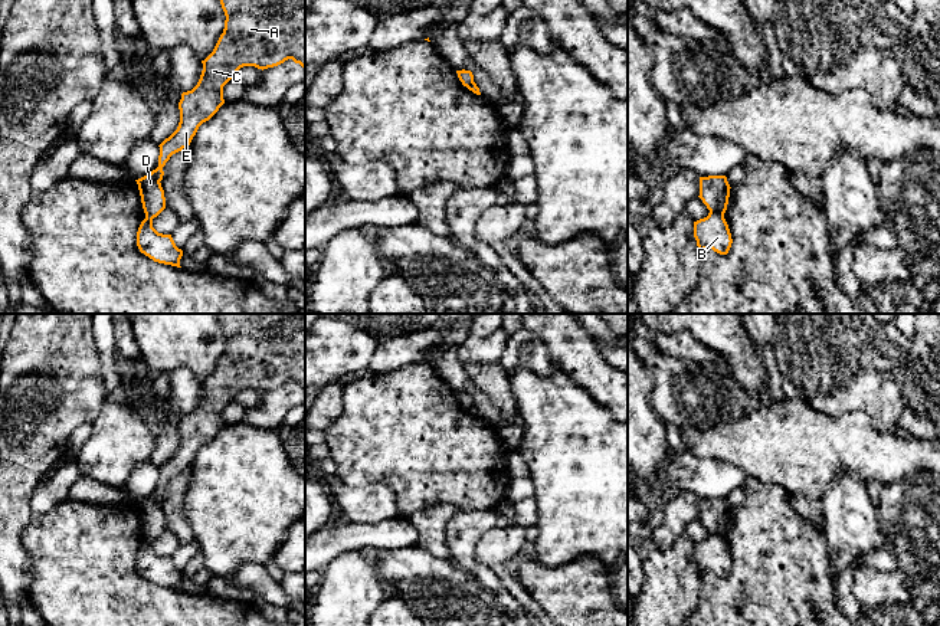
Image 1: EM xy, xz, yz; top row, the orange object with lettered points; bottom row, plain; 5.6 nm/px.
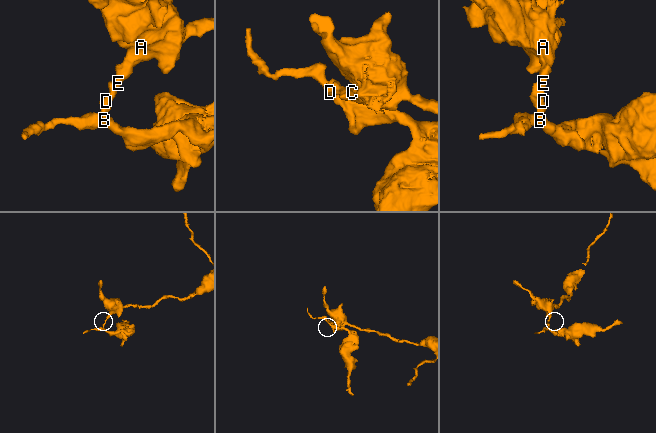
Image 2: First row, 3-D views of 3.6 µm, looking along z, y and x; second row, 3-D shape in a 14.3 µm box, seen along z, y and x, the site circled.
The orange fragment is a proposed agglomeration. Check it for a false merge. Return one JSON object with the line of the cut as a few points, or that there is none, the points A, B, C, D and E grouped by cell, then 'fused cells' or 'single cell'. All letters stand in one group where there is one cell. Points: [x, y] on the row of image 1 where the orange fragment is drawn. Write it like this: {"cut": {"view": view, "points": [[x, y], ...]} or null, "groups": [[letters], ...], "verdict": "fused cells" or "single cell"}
{"cut": {"view": "yz", "points": [[710, 210], [723, 216]]}, "groups": [["A", "C", "D", "E"], ["B"]], "verdict": "fused cells"}

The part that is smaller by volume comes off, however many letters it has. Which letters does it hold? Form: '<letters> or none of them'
B

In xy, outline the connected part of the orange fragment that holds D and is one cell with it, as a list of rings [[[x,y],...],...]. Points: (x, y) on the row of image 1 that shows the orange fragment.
[[[220,0],[225,12],[225,29],[213,52],[202,60],[203,71],[197,85],[181,94],[178,102],[180,122],[177,130],[160,147],[158,167],[135,180],[145,217],[154,219],[166,209],[161,180],[163,167],[170,157],[189,147],[199,127],[209,121],[225,104],[223,86],[243,66],[268,69],[292,59],[304,68],[305,81],[305,0]]]

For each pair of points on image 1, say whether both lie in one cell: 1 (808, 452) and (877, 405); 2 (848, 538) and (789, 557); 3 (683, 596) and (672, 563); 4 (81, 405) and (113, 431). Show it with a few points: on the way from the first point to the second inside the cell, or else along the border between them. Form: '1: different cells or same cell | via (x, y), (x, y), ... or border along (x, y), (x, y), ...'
1: different cells | border along (832, 415), (862, 412), (875, 429), (891, 432)
2: different cells | border along (821, 530), (825, 538), (831, 572), (835, 577)
3: same cell | via (674, 587), (672, 572)
4: different cells | border along (107, 397), (91, 425)

